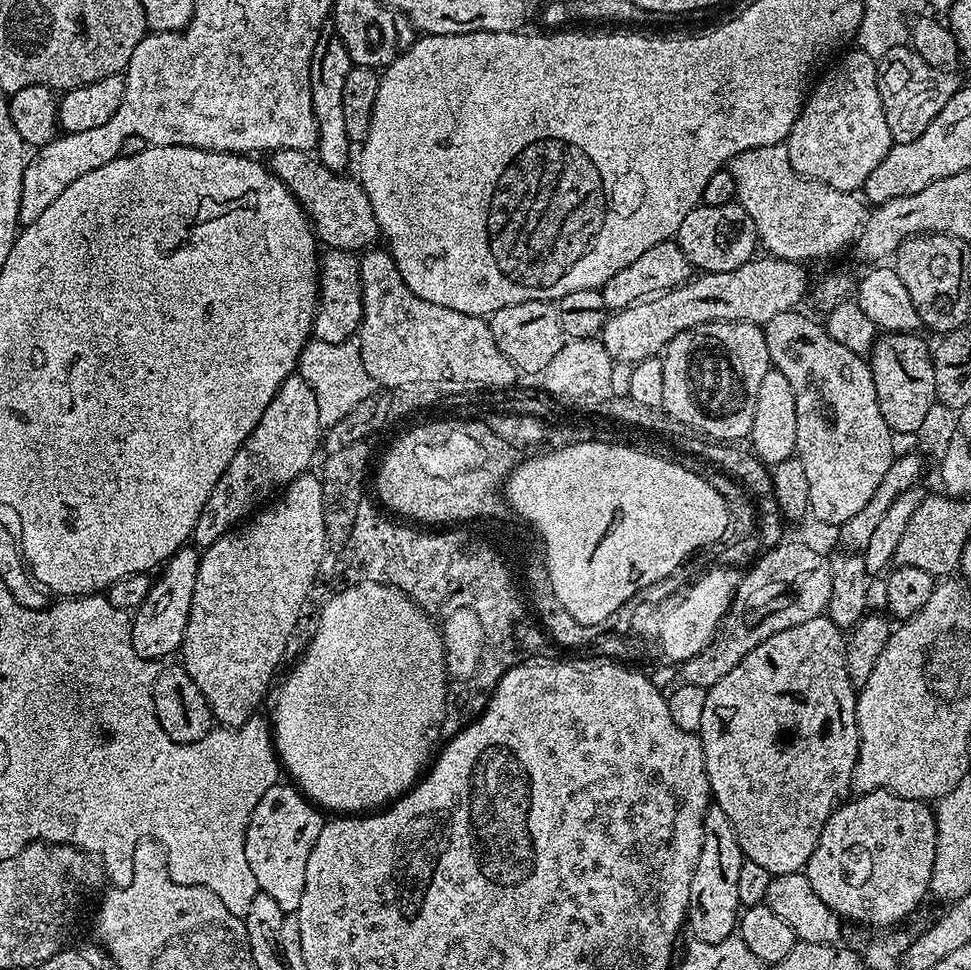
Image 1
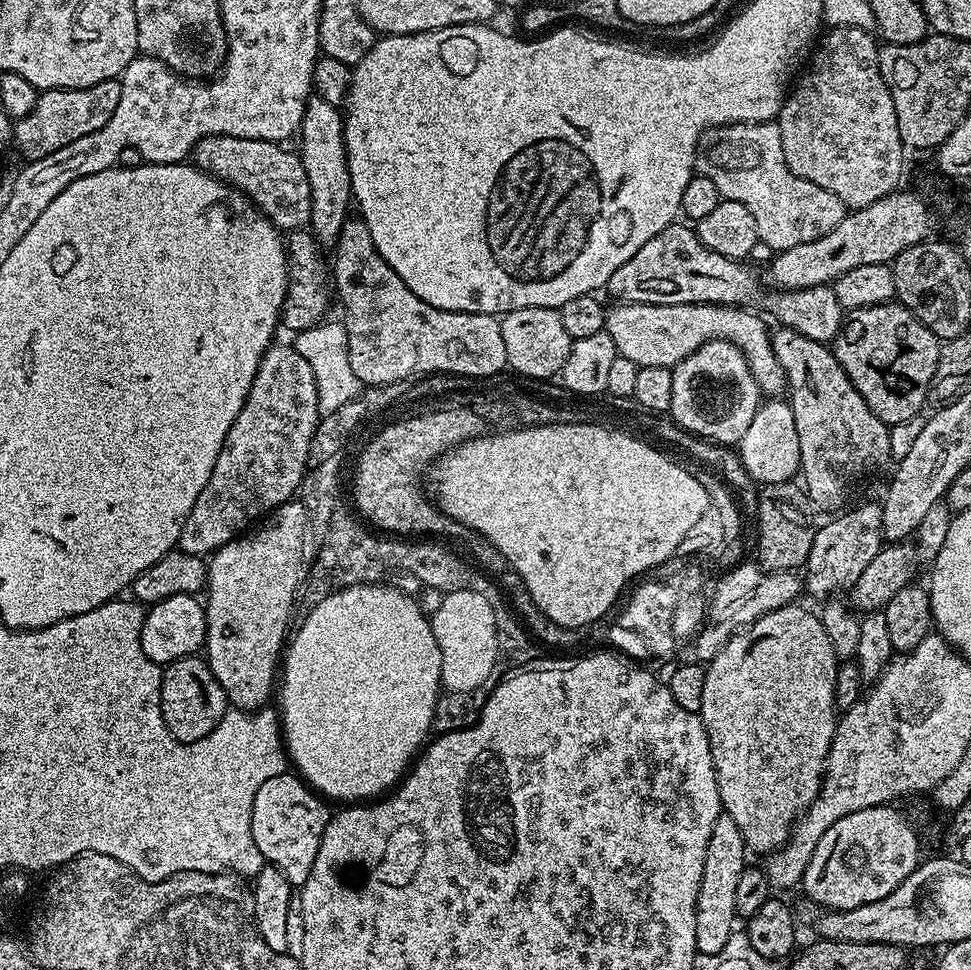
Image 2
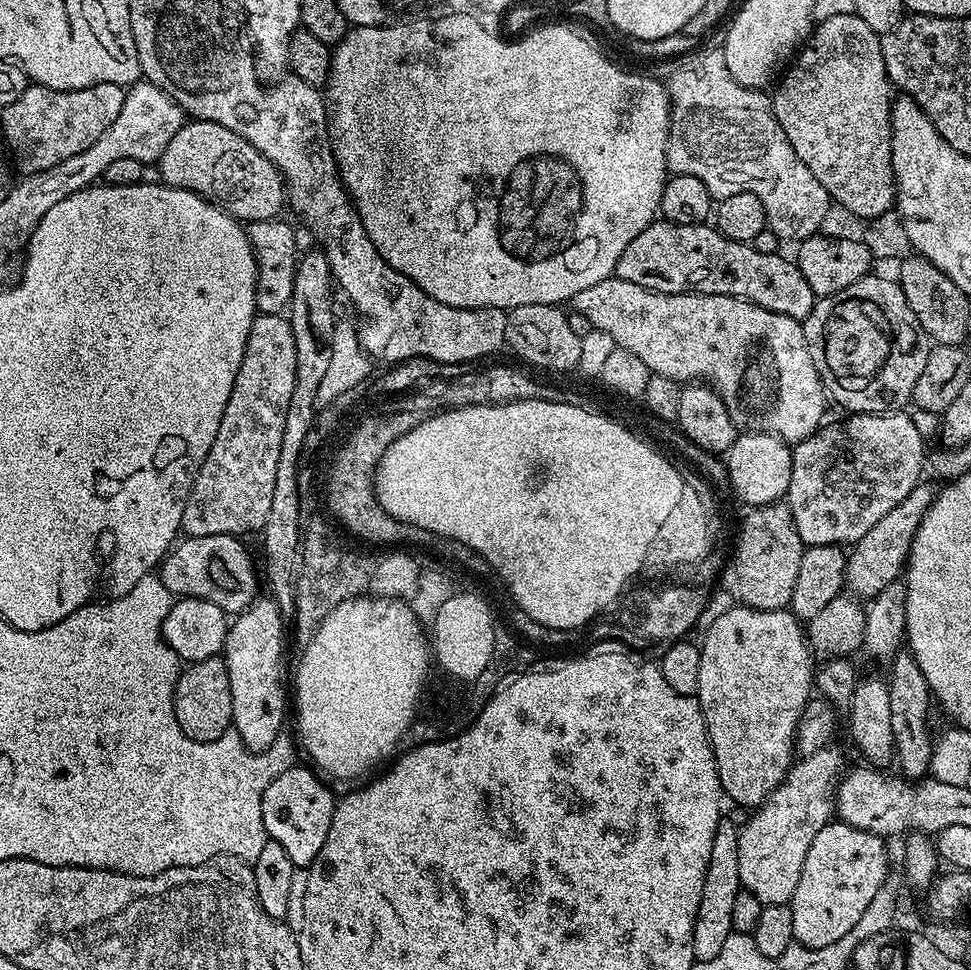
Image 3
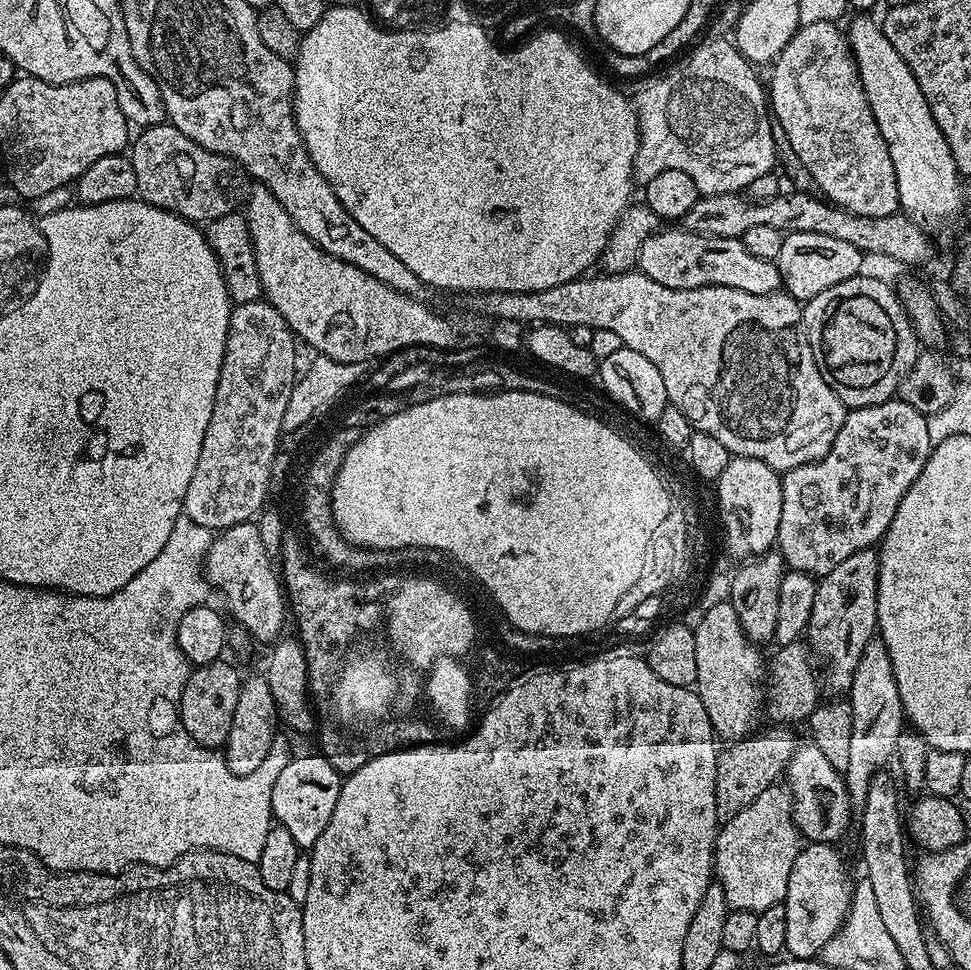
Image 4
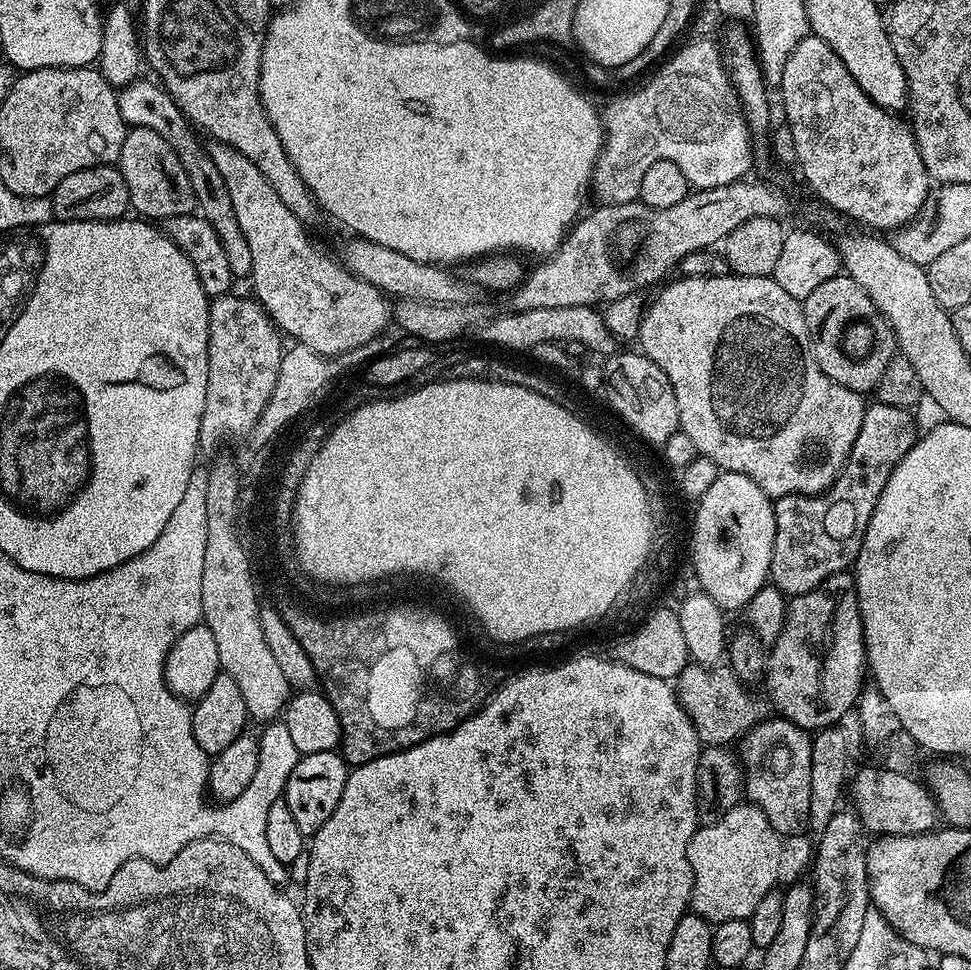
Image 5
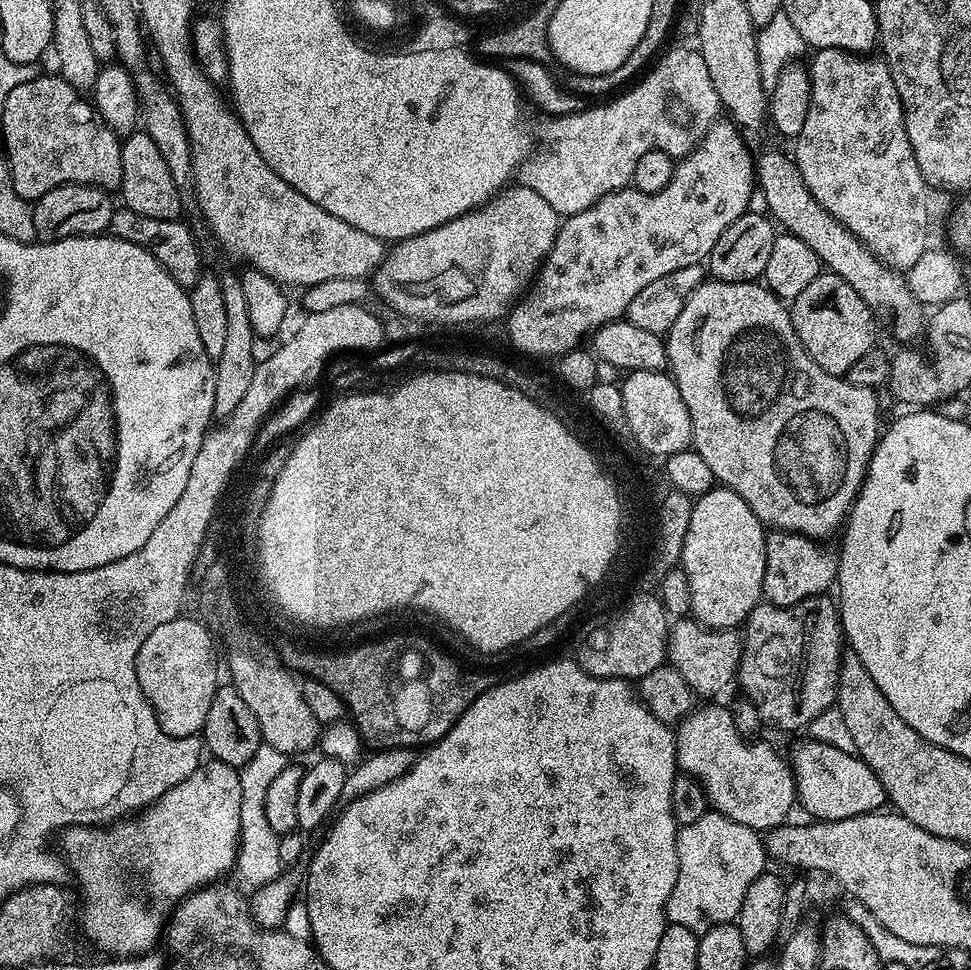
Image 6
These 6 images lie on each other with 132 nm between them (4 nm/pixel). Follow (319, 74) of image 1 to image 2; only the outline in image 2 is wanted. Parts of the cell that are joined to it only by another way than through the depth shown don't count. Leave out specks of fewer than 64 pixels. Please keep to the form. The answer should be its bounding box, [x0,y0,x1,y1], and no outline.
[298,94,352,246]

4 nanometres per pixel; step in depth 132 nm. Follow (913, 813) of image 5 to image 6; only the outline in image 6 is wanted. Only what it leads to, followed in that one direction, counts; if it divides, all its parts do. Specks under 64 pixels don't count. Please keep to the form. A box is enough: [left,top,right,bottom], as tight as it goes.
[790,738,885,821]

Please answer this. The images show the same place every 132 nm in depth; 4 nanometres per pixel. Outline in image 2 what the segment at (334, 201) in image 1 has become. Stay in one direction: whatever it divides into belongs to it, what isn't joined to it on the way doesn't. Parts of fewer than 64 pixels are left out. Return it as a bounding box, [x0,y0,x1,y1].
[194,136,310,230]

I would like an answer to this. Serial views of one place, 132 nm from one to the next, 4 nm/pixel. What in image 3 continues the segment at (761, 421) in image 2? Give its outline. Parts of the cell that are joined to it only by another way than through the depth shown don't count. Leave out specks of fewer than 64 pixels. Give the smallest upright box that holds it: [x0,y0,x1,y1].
[726,433,794,506]

